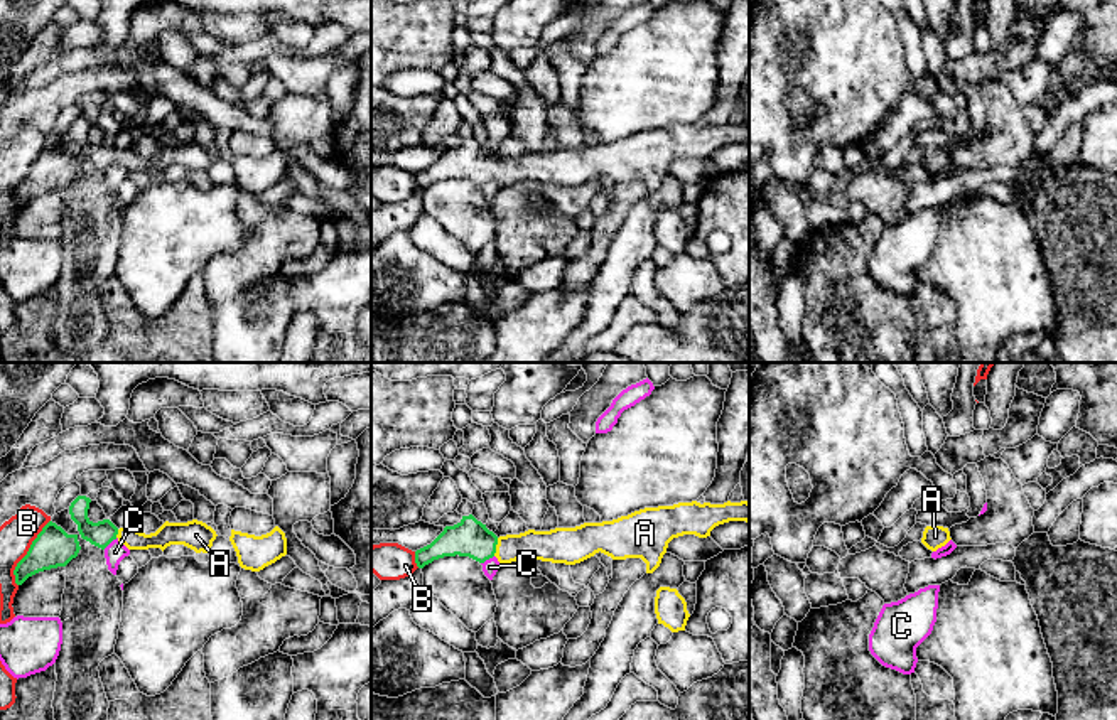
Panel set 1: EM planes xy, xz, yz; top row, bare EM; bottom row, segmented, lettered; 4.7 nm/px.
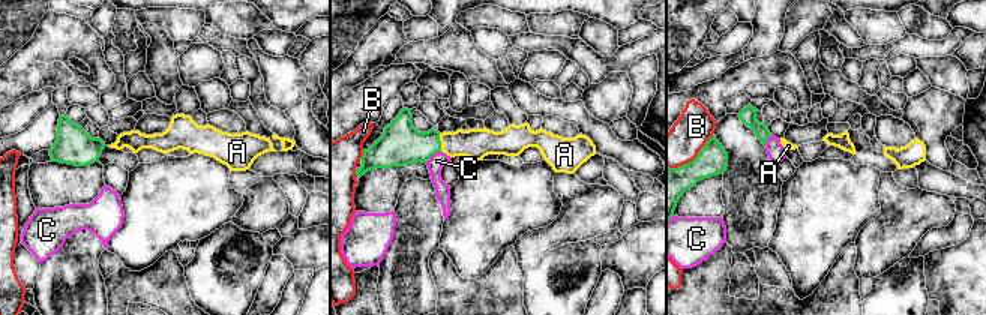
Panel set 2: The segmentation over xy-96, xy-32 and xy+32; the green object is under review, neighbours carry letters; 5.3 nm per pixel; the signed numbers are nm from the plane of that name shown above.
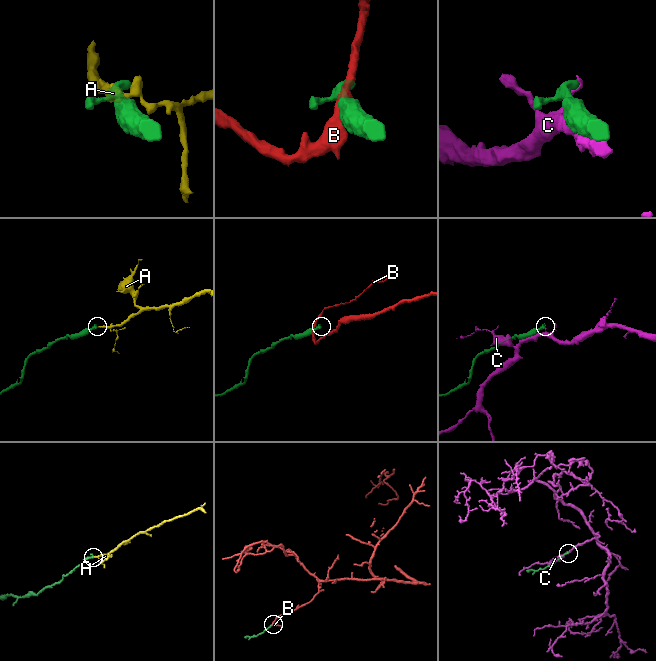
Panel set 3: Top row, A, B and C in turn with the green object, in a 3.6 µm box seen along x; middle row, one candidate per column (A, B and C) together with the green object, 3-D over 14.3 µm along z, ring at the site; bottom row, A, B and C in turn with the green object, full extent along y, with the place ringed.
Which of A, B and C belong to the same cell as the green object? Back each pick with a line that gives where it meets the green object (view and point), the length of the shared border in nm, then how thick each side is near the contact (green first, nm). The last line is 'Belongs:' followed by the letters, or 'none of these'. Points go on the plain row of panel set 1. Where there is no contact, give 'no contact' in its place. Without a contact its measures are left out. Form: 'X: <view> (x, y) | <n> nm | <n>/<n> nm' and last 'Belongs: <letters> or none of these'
A: xz (495, 169) | 90 nm | 180/140 nm
Belongs: A

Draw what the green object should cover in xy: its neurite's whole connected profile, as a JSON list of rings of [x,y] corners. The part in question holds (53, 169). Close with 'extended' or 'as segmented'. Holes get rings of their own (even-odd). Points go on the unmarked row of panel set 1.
[[[49,143],[32,164],[27,177],[17,185],[15,206],[22,207],[39,194],[66,189],[78,179],[79,172],[78,157],[67,157],[61,148]]] | as segmented

